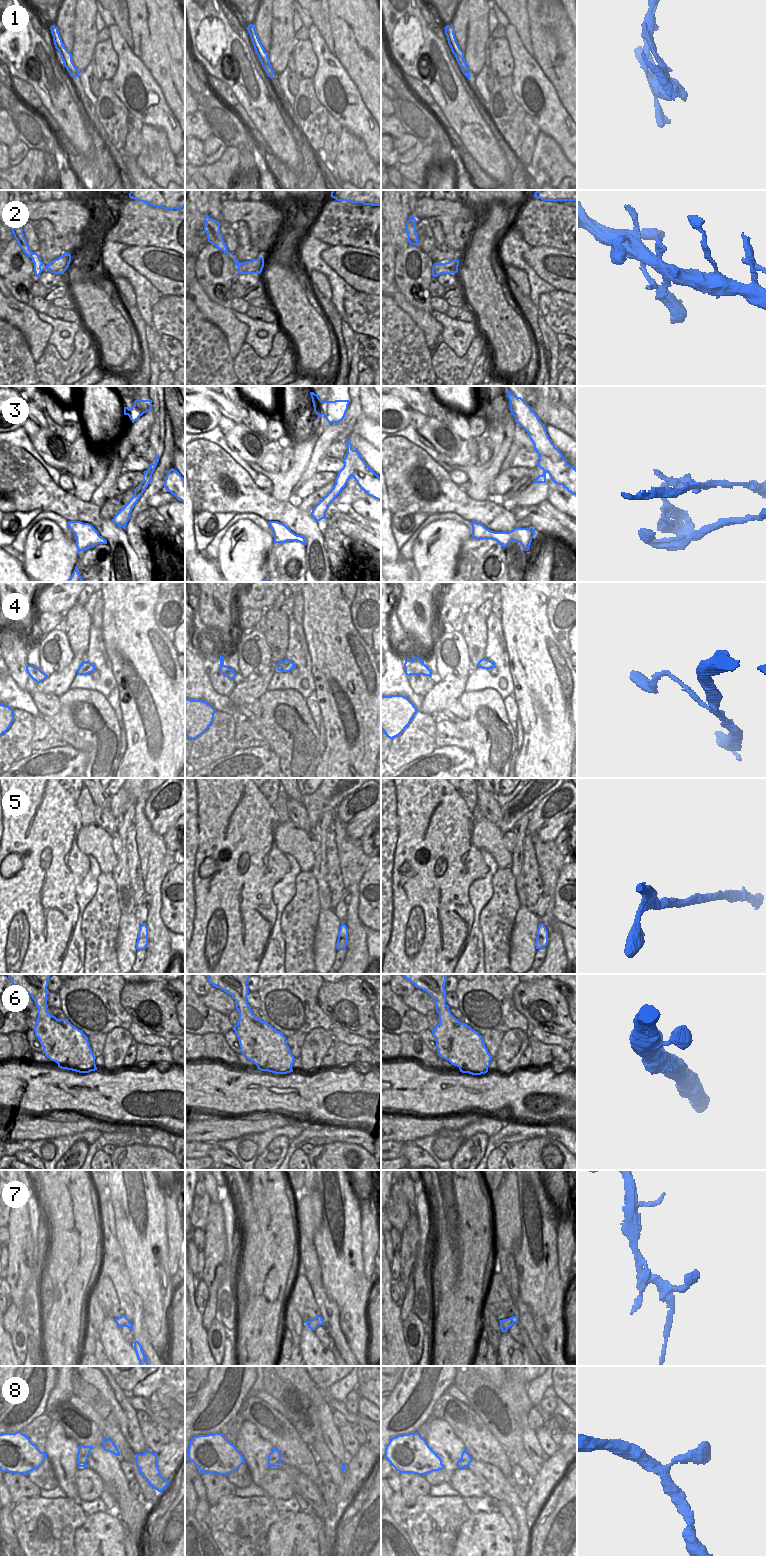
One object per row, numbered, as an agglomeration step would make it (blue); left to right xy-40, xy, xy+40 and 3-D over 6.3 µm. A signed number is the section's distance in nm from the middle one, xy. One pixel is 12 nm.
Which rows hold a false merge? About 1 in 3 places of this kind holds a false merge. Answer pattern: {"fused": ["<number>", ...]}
{"fused": ["3"]}

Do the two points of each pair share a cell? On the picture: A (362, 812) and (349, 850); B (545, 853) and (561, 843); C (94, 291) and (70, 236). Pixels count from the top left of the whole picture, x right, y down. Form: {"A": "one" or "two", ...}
{"A": "two", "B": "two", "C": "two"}

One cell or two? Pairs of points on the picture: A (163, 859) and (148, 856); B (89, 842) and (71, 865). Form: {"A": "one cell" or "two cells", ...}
{"A": "one cell", "B": "two cells"}

